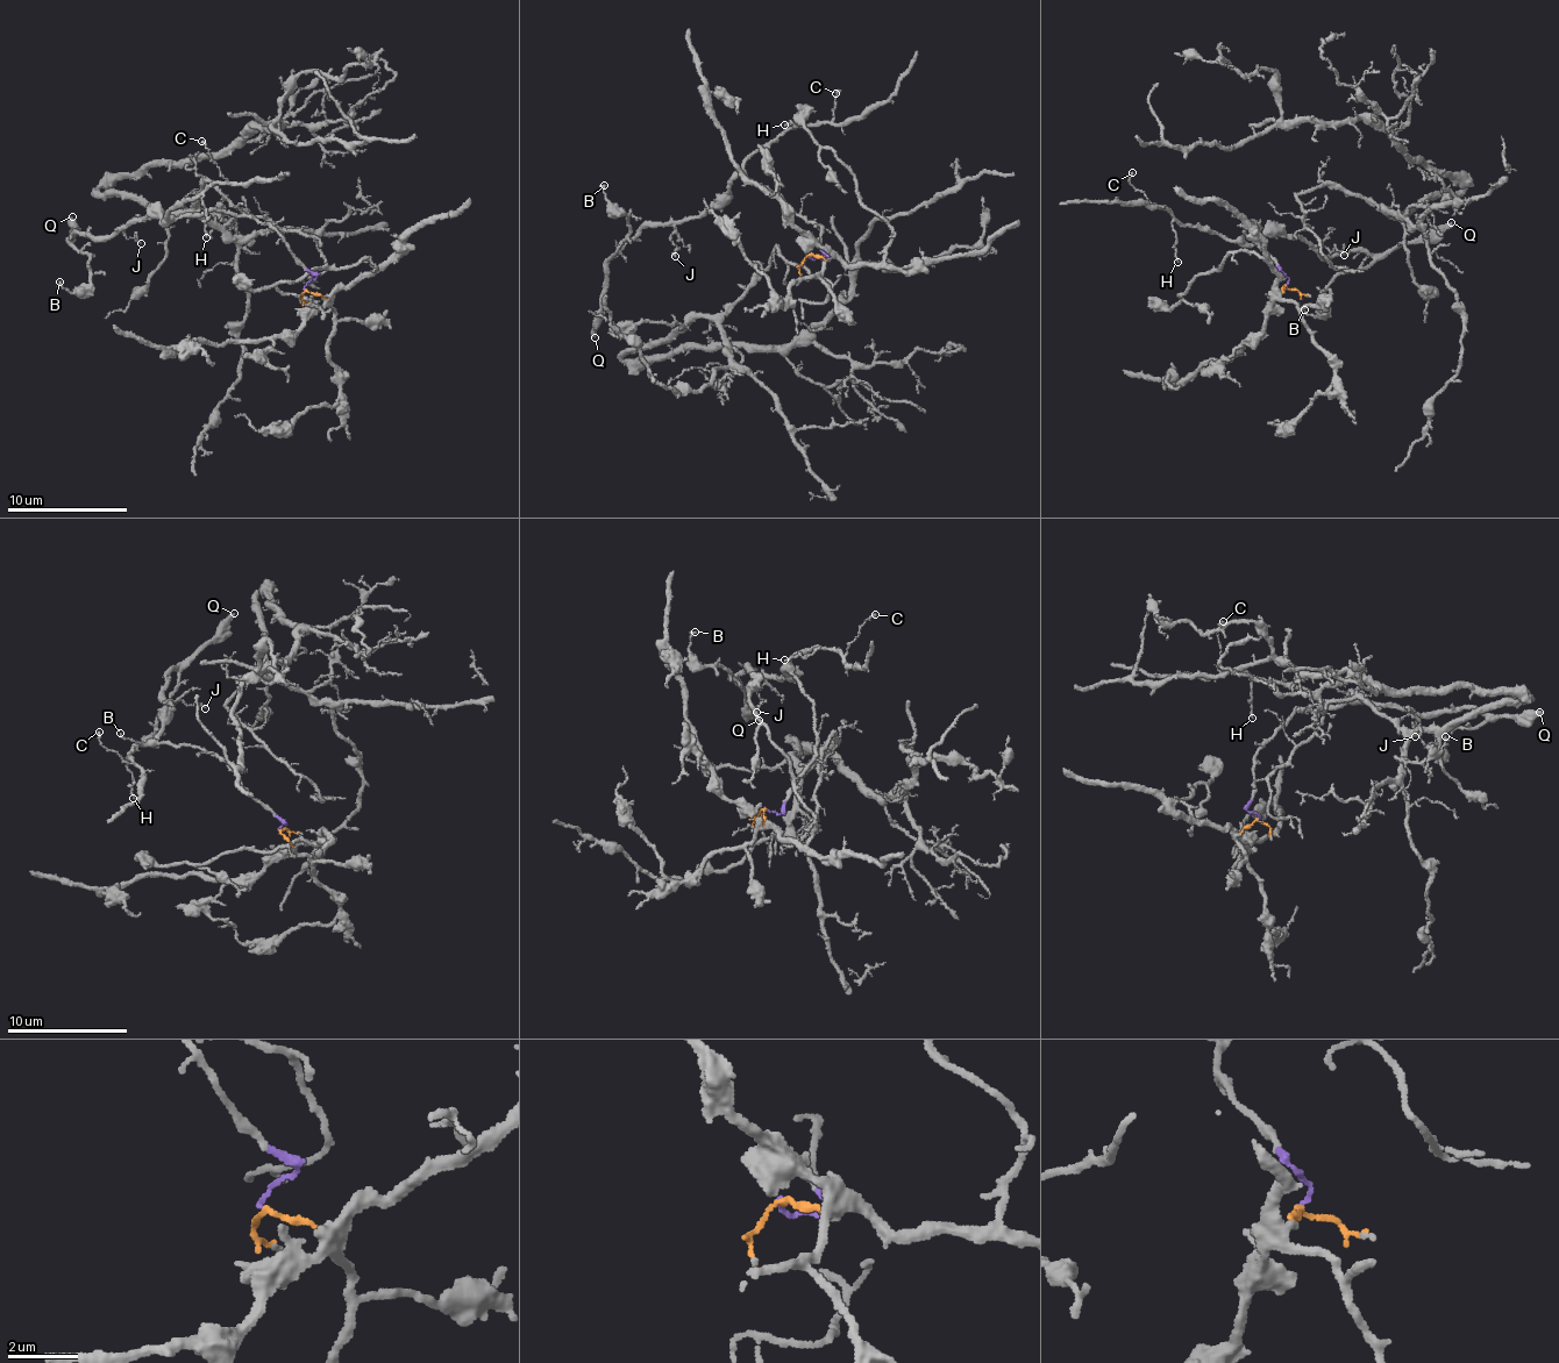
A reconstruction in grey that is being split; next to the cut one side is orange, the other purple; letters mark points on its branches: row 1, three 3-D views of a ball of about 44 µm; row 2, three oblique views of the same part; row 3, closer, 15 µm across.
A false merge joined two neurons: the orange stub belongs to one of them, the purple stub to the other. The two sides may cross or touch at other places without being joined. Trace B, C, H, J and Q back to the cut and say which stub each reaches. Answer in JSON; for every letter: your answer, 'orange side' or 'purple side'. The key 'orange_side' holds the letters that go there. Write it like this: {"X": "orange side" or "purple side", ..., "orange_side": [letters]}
{"B": "purple side", "C": "purple side", "H": "purple side", "J": "purple side", "Q": "purple side", "orange_side": []}

